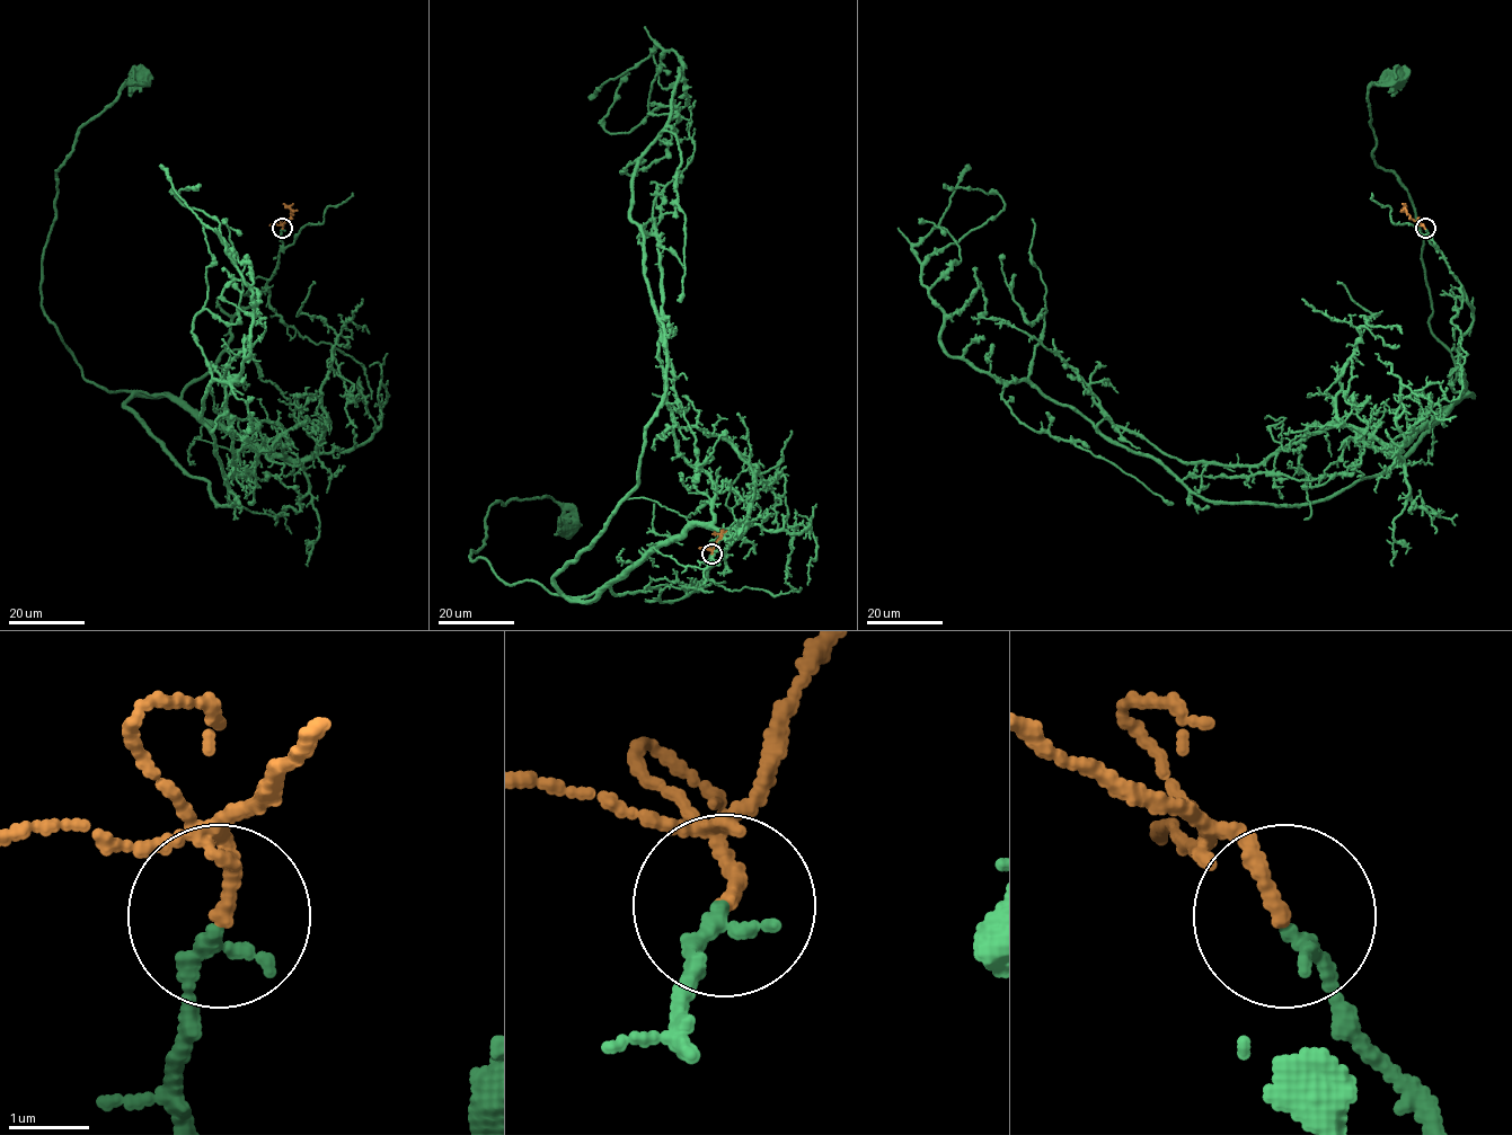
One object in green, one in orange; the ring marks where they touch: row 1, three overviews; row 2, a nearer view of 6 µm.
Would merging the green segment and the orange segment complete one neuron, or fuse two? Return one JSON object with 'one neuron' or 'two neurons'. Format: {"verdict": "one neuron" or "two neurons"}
{"verdict": "one neuron"}

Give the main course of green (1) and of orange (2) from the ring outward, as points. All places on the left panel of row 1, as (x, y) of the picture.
1: (283, 229), (275, 273), (178, 398), (84, 377), (41, 304), (56, 170), (77, 132), (139, 79)
2: (283, 228), (291, 212), (283, 204)

